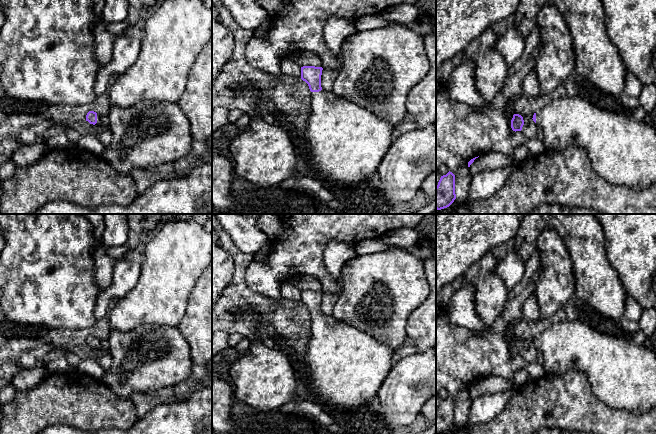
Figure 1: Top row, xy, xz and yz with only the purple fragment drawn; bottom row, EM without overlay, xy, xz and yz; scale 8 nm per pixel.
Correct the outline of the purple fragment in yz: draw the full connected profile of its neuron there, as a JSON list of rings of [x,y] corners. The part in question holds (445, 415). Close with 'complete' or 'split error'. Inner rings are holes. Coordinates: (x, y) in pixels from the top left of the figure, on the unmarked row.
[[[449,395],[446,399],[441,400],[436,410],[436,433],[449,431],[455,423],[455,399]]] | complete

